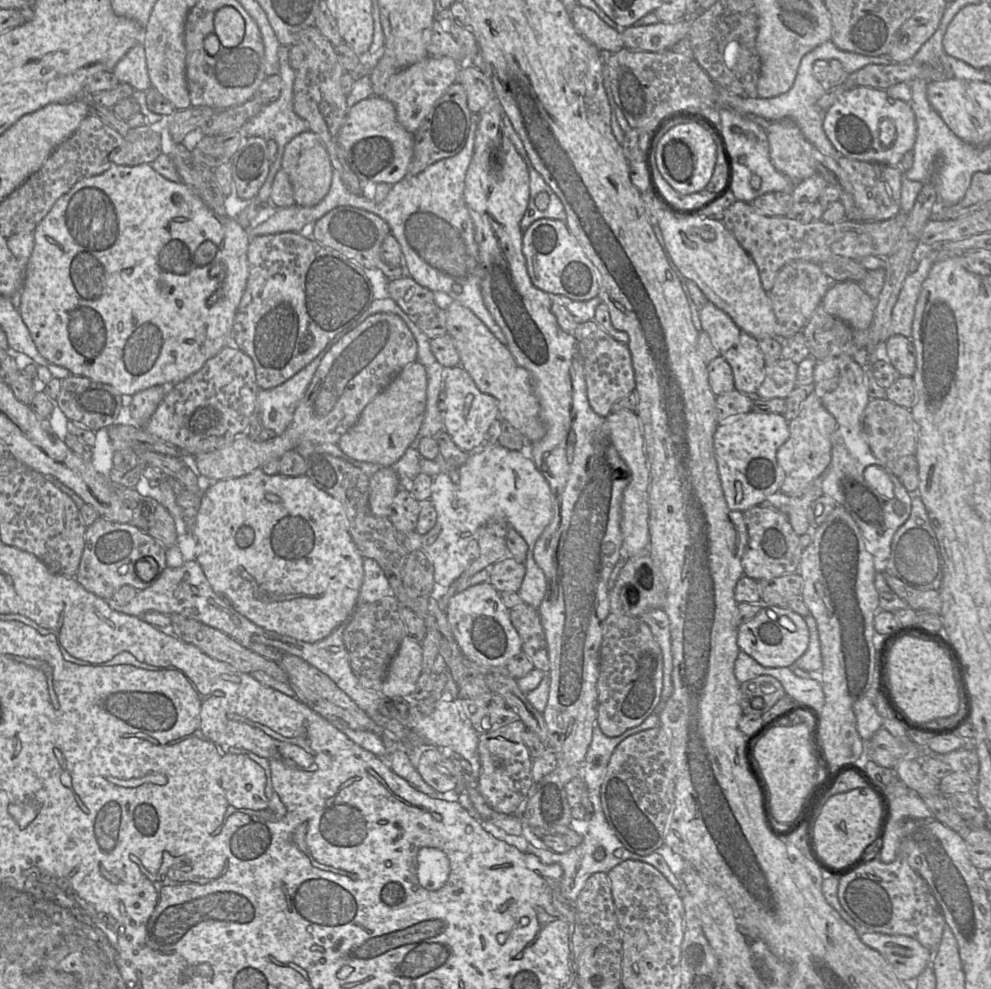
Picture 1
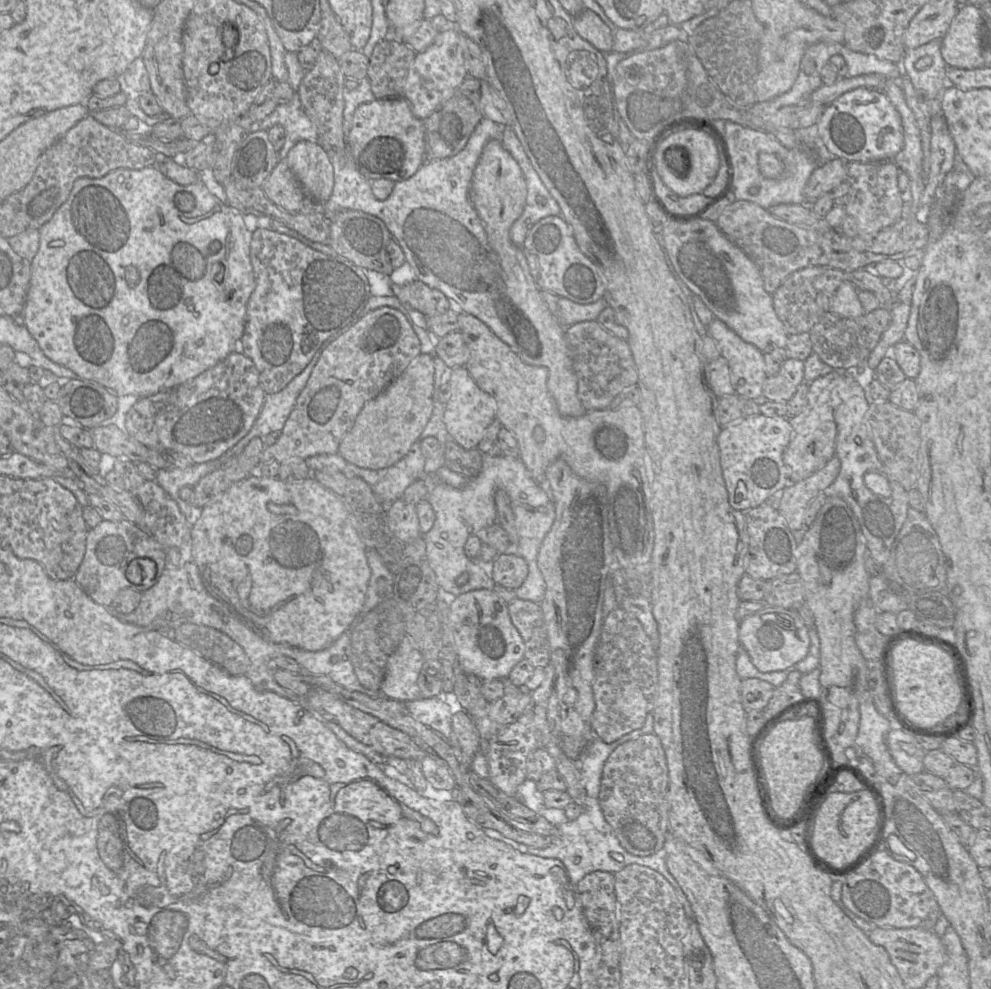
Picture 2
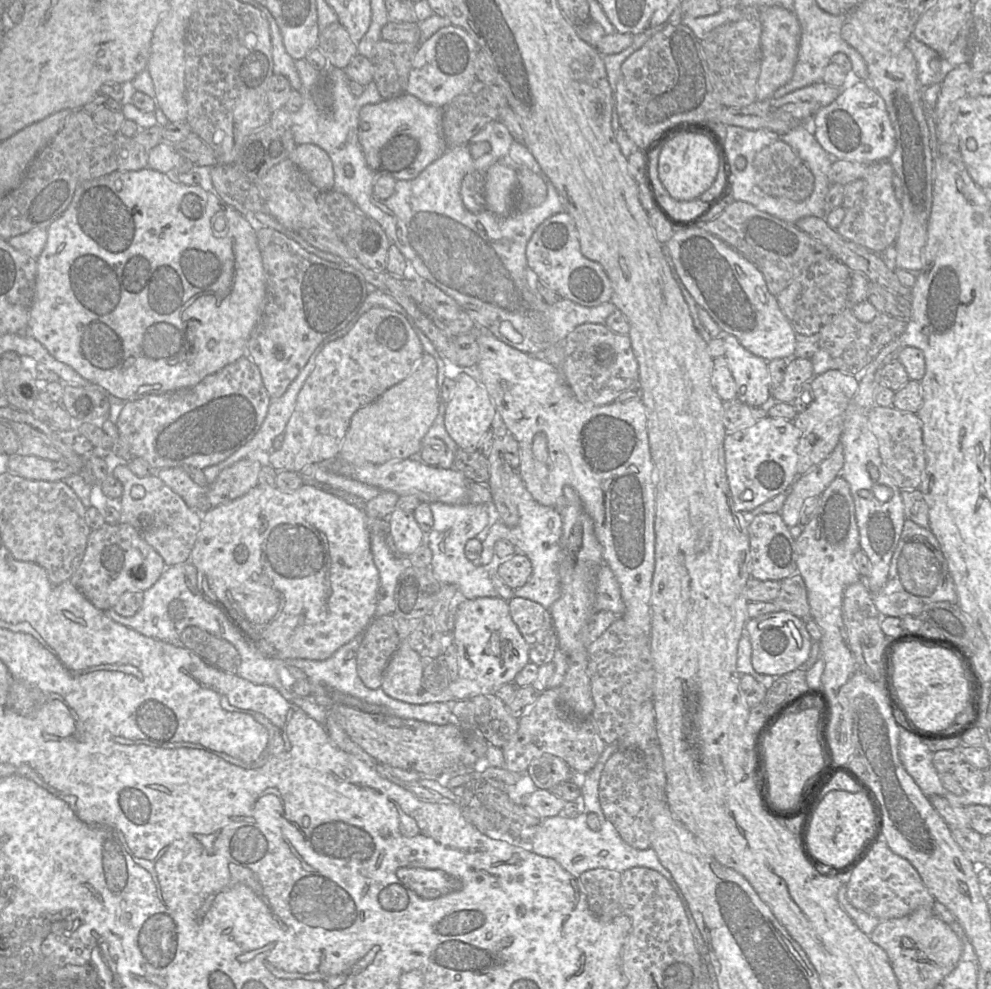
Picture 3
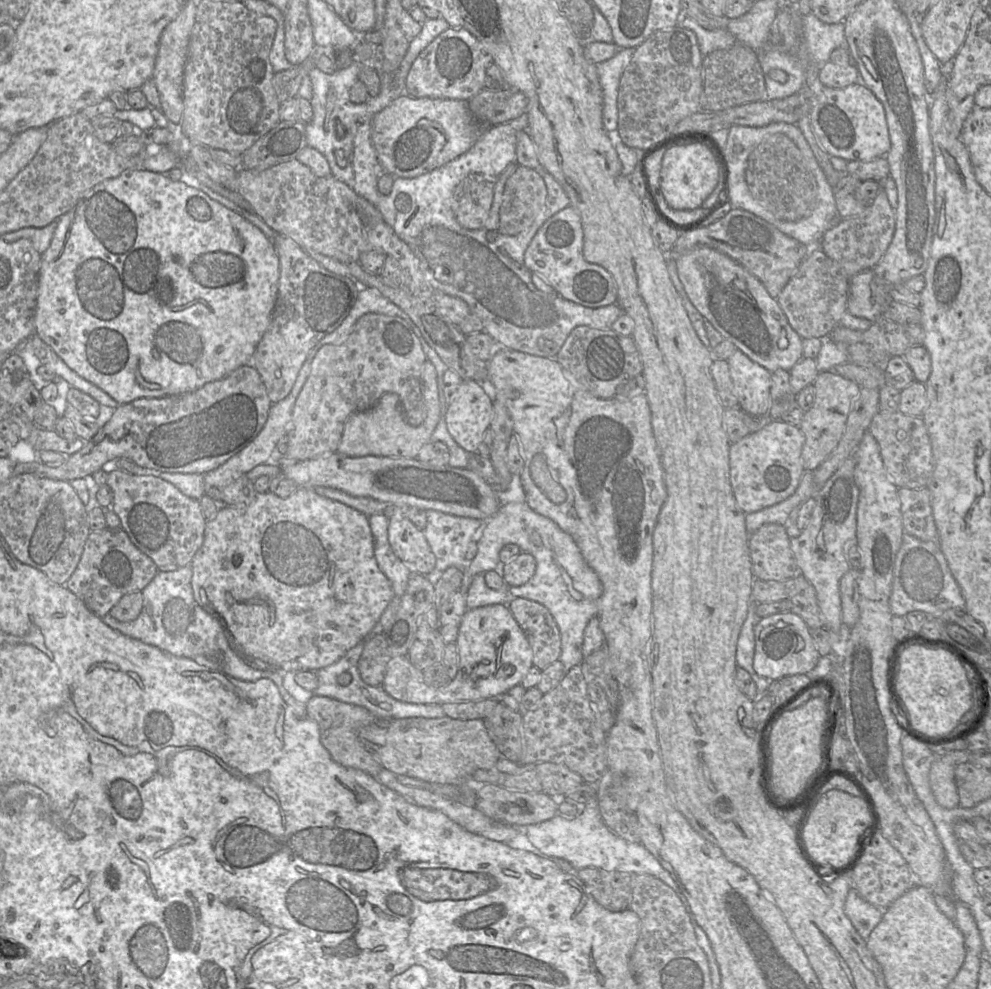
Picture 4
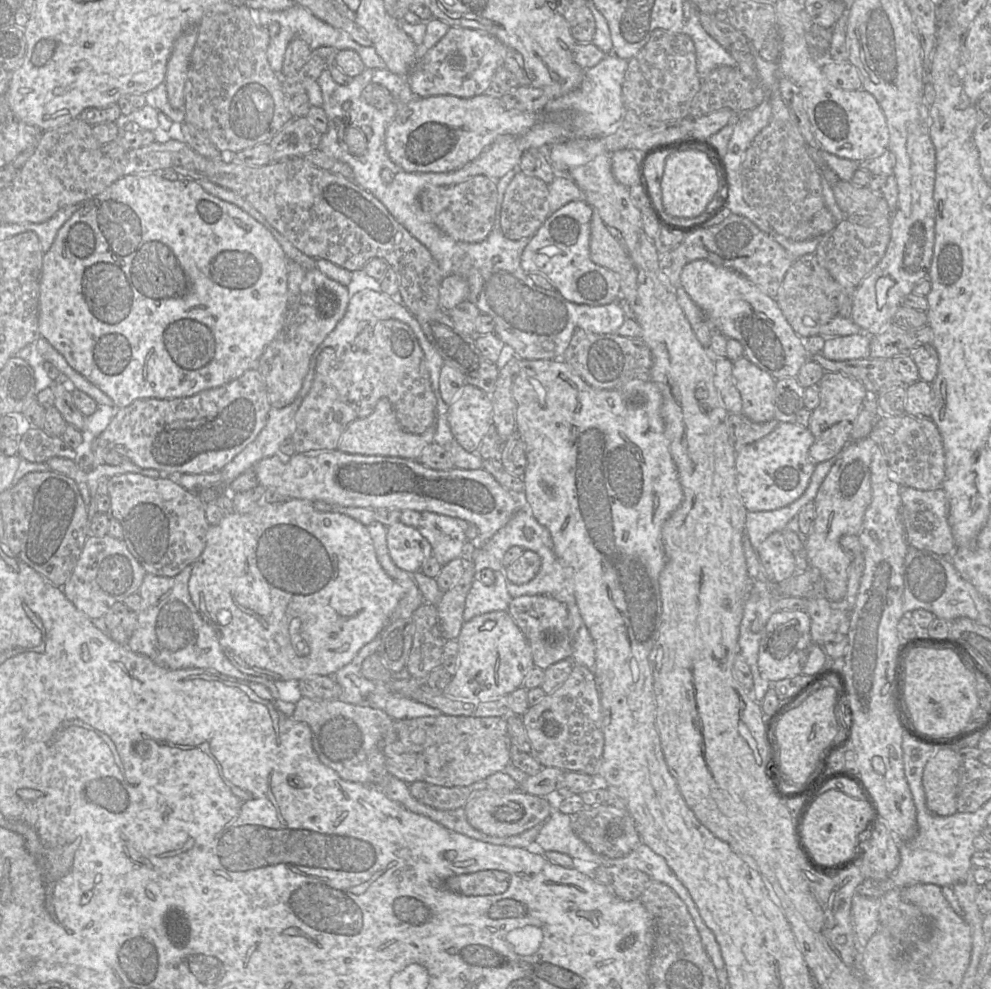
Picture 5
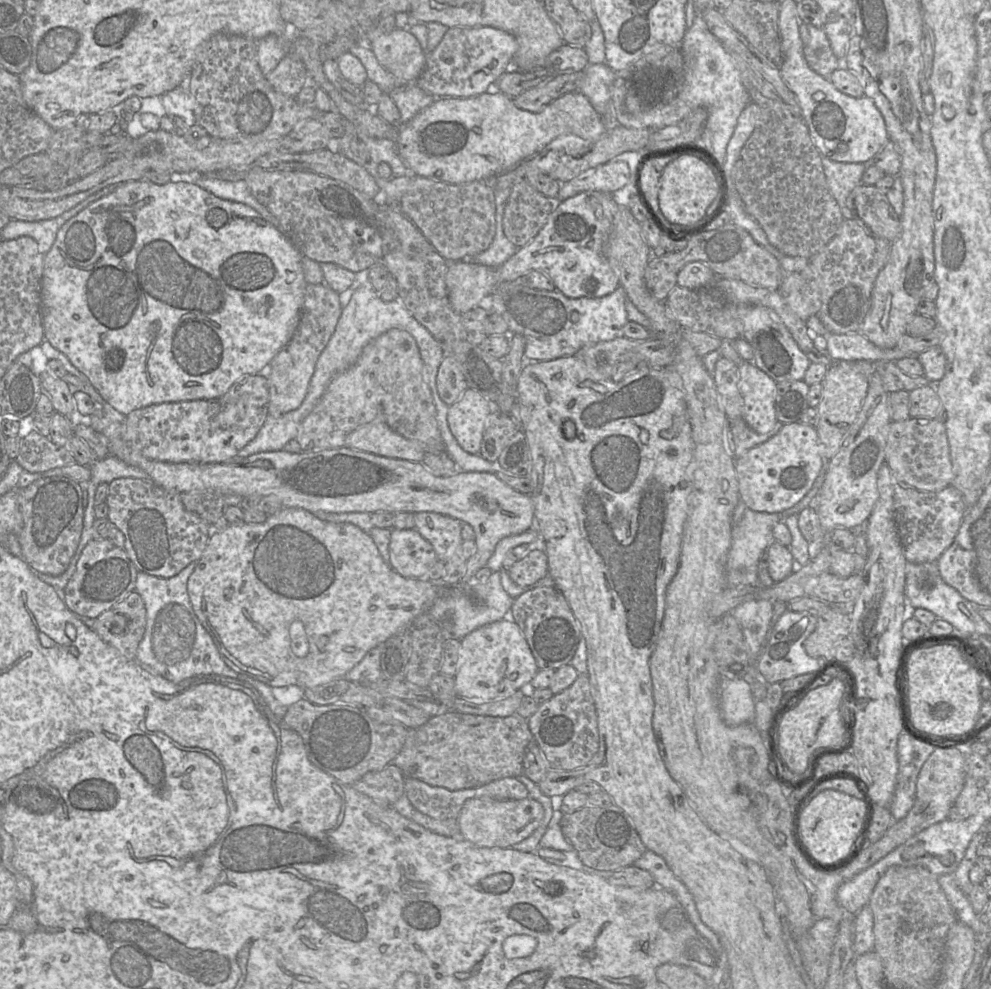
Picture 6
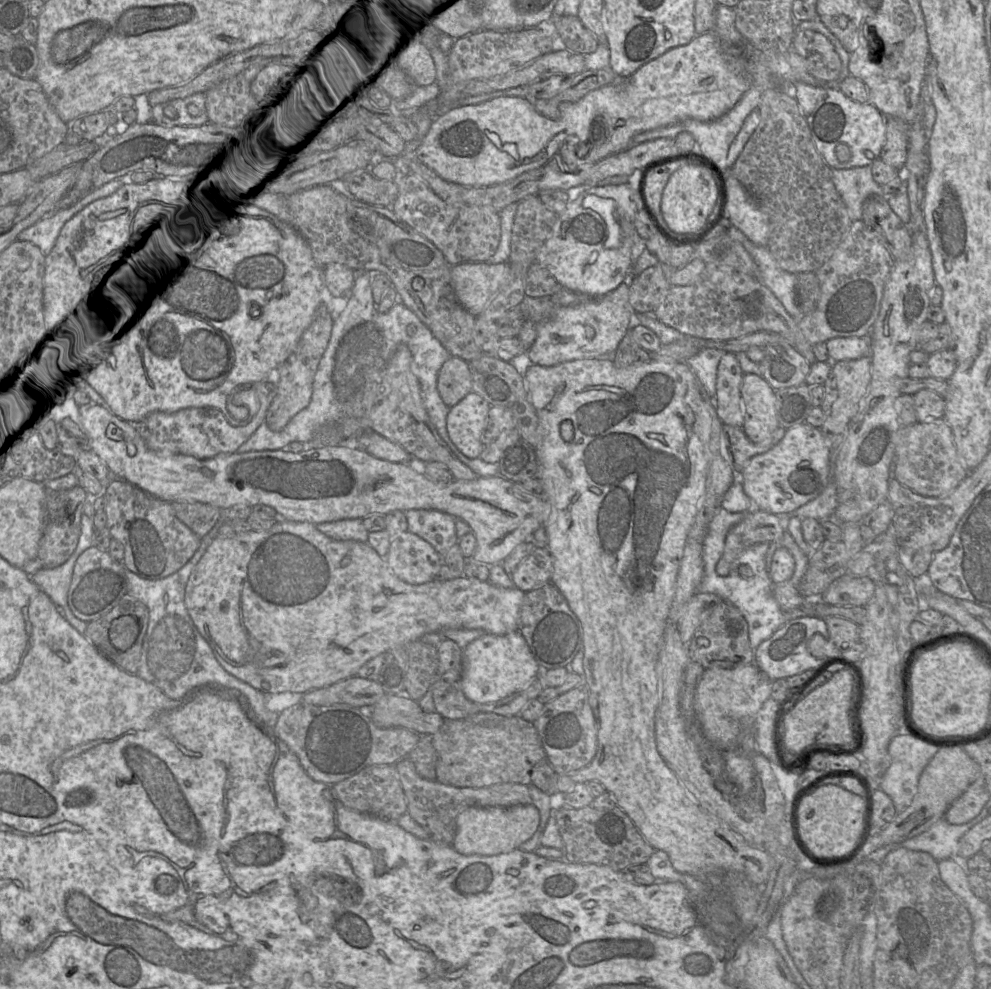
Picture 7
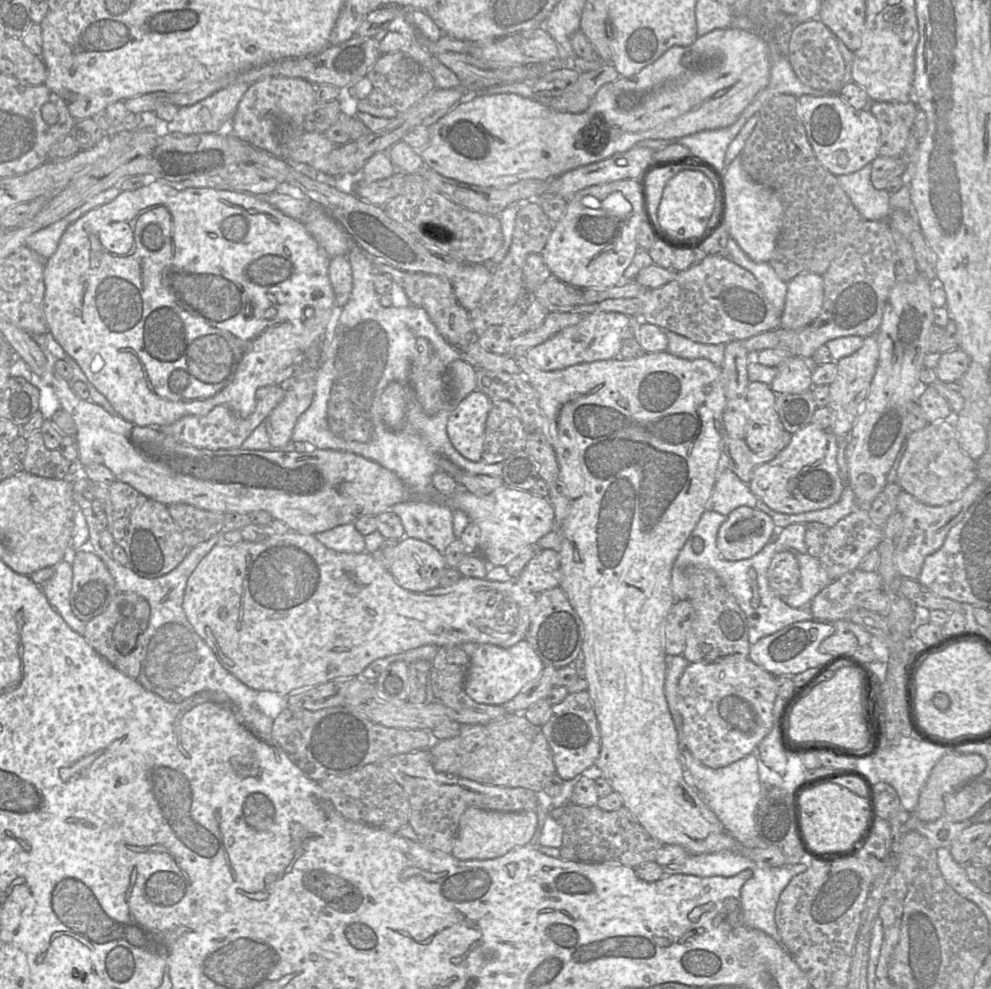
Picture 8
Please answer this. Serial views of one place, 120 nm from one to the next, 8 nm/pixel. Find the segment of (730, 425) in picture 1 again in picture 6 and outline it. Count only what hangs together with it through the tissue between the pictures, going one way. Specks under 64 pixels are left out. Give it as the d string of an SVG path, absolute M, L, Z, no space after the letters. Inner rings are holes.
M800 422L783 424L776 435L735 460L740 500L753 511L783 512L809 492L823 464L816 428Z

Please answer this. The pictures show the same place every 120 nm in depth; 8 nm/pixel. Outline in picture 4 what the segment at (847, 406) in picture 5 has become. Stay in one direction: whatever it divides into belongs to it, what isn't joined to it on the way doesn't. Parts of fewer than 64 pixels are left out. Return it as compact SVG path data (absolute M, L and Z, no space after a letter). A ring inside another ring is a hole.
M835 371L819 372L814 381L816 393L812 408L804 413L800 430L805 436L801 459L805 471L814 471L837 447L846 427L852 405L860 393L861 387Z

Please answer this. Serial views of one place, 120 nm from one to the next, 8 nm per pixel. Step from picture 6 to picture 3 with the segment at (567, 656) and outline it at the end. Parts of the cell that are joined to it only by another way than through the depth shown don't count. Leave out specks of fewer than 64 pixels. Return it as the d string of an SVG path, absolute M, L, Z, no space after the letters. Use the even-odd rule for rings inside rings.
M513 597L508 601L510 615L529 646L529 660L538 667L552 662L558 648L558 638L548 609L532 600Z

